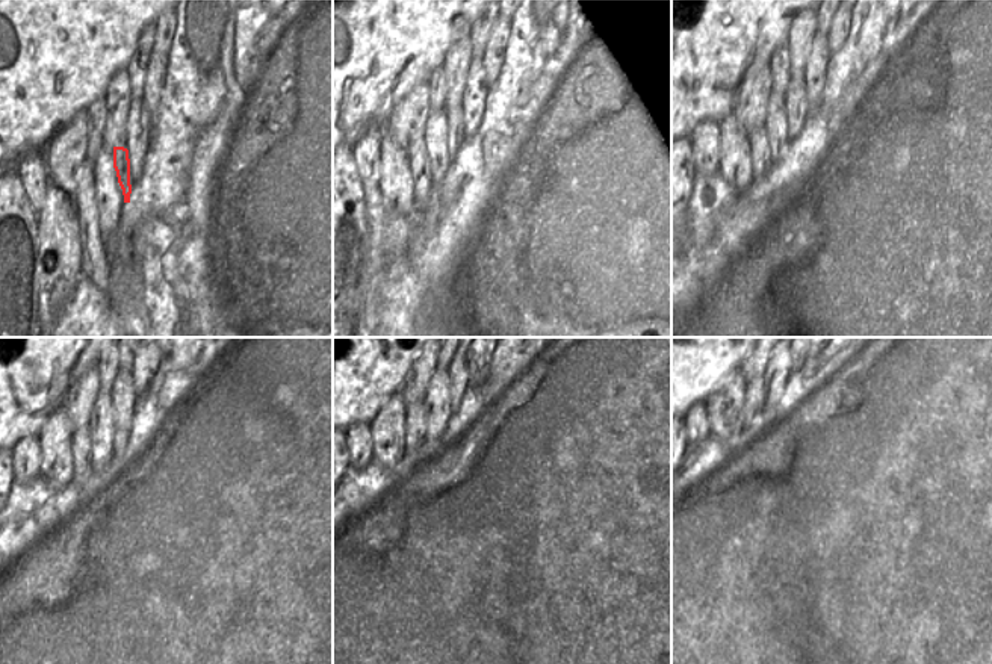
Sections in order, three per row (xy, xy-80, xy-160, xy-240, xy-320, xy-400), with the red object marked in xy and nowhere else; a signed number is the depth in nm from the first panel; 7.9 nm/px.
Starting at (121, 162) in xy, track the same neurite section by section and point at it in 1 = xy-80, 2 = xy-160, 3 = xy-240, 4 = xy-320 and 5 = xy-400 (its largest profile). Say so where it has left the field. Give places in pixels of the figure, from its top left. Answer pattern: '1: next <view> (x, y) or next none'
1: next xy-80 (454, 115)
2: next xy-160 (796, 106)
3: next xy-240 (123, 394)
4: next xy-320 (458, 375)
5: next xy-400 (794, 368)

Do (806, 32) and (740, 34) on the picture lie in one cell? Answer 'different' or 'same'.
different

